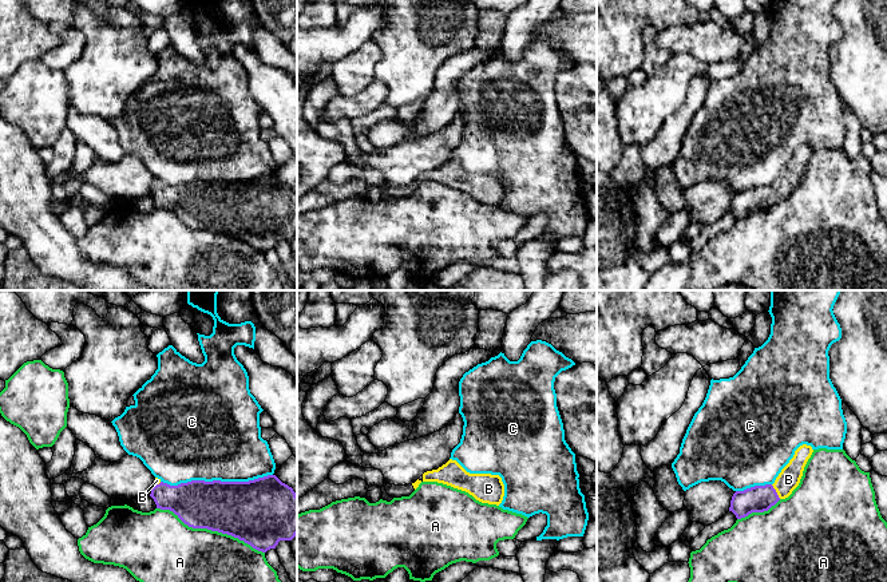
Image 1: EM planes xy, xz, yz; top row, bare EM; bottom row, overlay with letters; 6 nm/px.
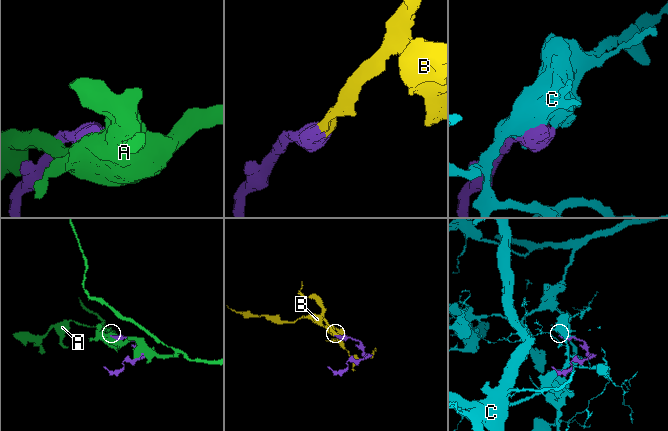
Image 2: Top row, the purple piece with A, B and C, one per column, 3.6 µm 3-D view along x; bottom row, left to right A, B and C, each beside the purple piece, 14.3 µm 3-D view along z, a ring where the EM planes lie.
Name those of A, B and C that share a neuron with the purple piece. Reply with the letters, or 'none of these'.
B

